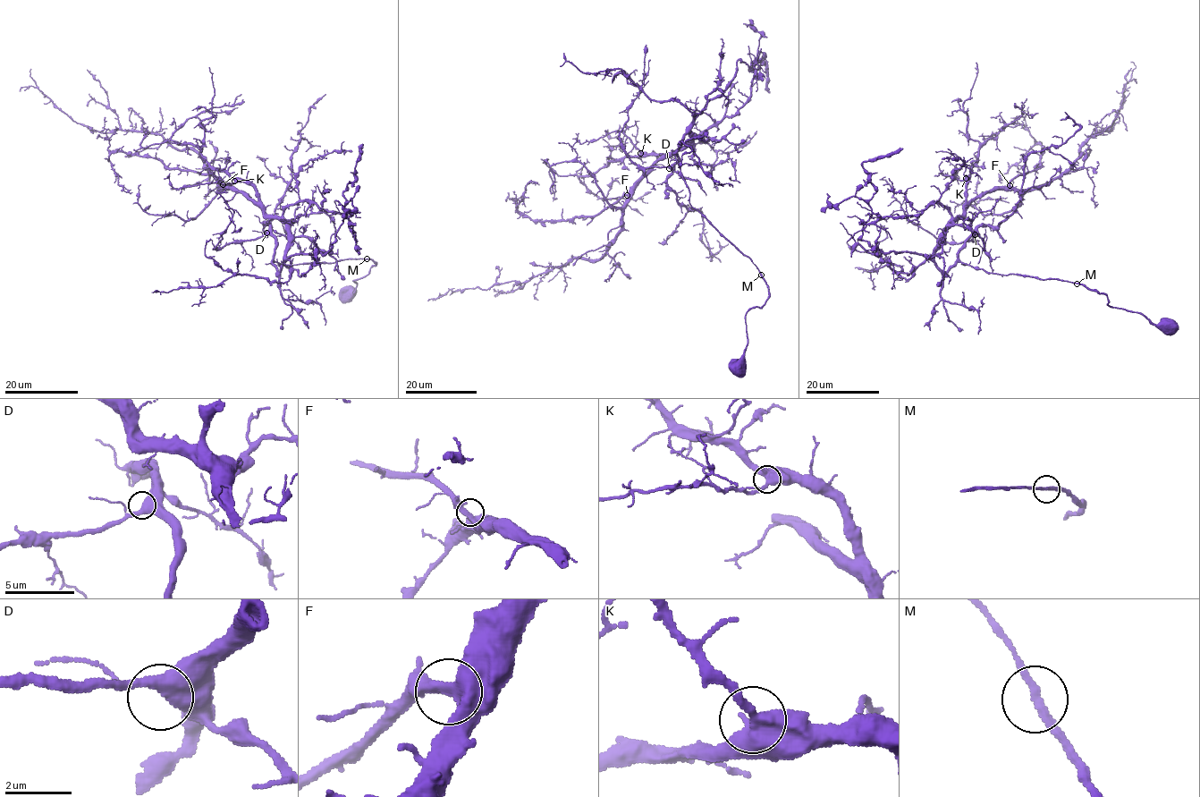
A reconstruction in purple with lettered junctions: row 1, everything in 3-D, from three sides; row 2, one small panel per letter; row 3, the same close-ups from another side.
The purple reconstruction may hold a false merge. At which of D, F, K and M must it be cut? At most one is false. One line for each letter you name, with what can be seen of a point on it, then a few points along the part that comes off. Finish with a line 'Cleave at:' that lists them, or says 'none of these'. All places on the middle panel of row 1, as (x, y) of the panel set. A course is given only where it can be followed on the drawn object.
Cleave at: none of these

